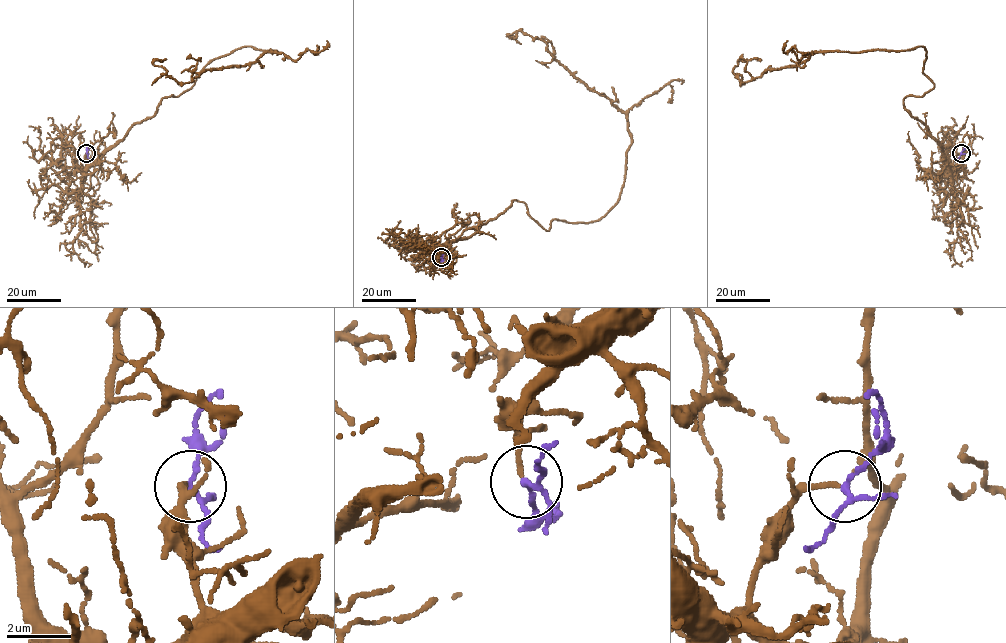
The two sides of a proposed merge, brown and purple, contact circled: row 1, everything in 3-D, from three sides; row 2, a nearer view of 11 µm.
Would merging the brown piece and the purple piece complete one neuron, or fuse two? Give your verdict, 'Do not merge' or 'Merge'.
Merge

